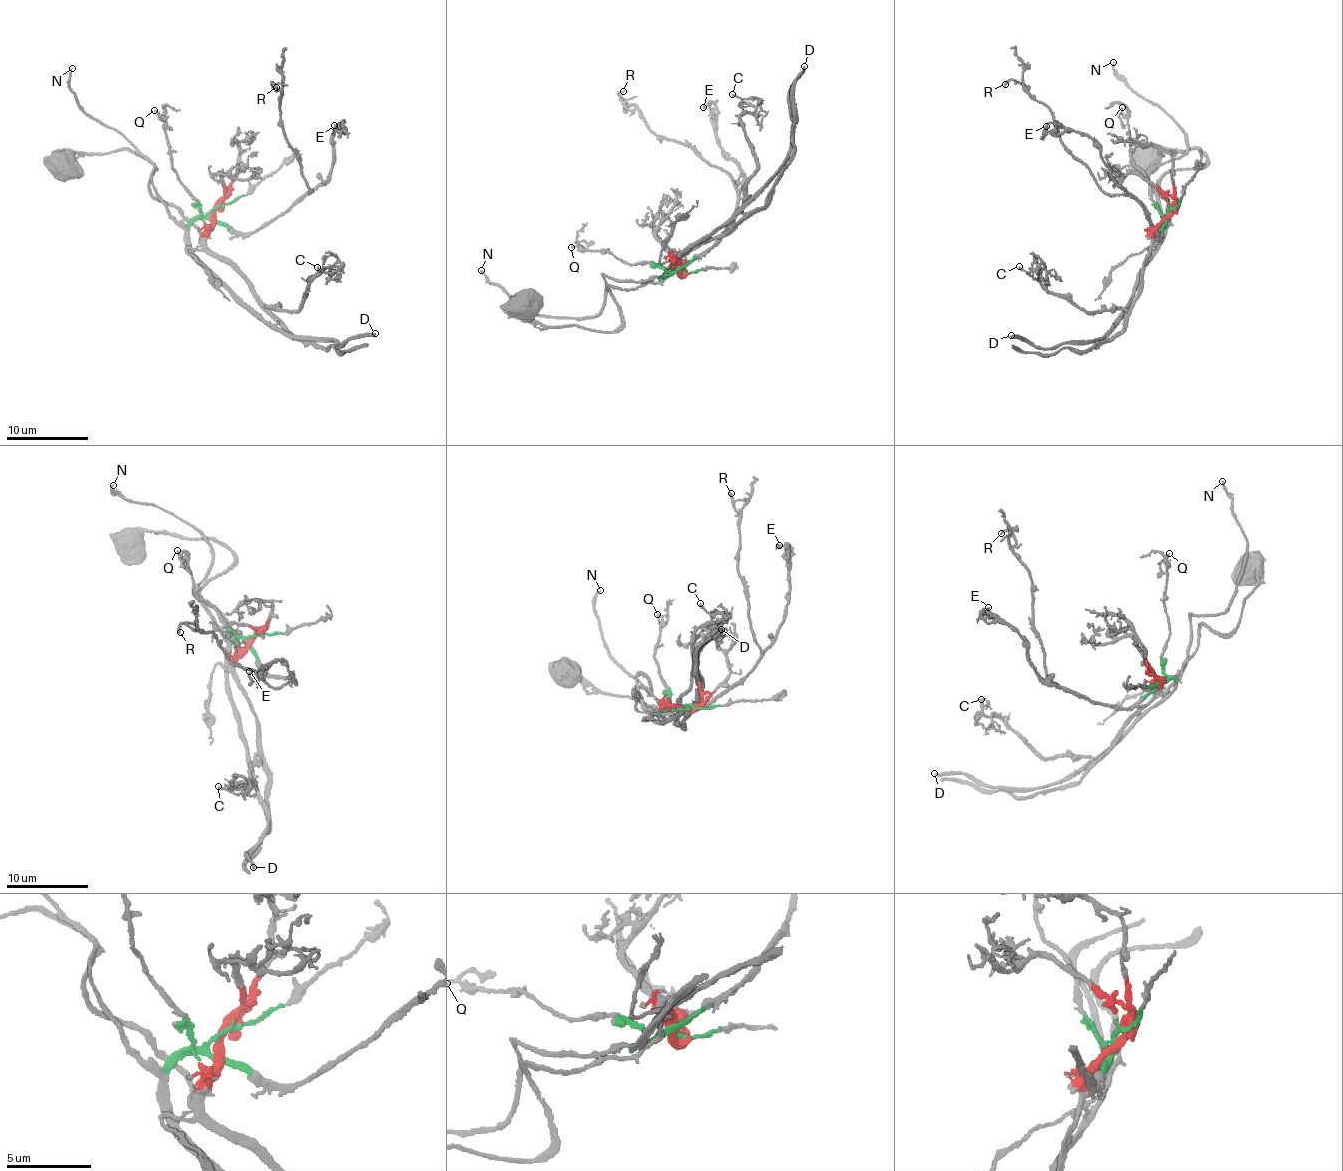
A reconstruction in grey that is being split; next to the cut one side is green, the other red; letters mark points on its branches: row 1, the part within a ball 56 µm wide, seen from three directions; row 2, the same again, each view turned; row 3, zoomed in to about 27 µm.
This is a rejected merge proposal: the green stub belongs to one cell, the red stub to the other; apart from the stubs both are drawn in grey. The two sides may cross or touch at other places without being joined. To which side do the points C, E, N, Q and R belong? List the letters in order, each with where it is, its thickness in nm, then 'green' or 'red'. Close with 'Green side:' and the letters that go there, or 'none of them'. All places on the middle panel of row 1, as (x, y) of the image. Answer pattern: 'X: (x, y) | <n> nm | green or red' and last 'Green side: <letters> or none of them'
C: (732, 94) | 180 nm | red
E: (703, 107) | 240 nm | green
N: (481, 270) | 160 nm | green
Q: (571, 247) | 130 nm | green
R: (623, 91) | 240 nm | green
Green side: E, N, Q, R

